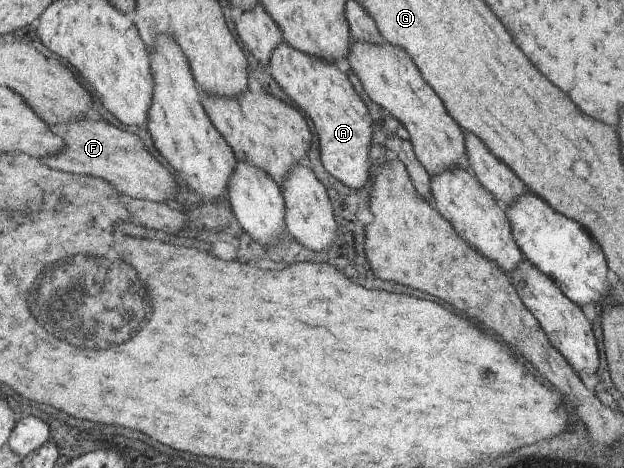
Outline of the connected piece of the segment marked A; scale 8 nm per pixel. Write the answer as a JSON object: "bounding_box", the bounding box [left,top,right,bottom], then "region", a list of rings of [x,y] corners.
{"bounding_box":[268,40,375,192],"region":[[[285,40],[274,51],[268,65],[272,78],[297,107],[307,114],[316,128],[325,168],[357,192],[369,182],[369,176],[373,173],[371,142],[375,122],[367,104],[353,88],[349,76],[347,78],[344,68],[337,62],[327,62],[325,58],[305,54]]]}

